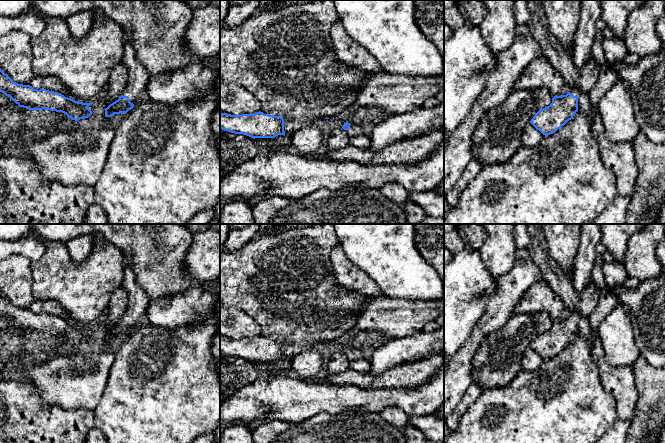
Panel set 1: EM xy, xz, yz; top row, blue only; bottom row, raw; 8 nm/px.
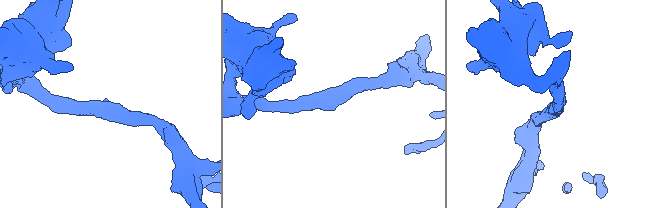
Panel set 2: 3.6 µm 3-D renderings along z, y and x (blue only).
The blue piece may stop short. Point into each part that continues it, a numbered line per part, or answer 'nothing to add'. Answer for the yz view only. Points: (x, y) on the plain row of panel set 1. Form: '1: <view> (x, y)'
1: yz (574, 314)

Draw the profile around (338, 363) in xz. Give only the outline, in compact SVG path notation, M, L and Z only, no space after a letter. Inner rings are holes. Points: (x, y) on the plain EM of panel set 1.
M335 352L325 363L328 374L341 374L350 369L350 361L346 355L341 352Z

